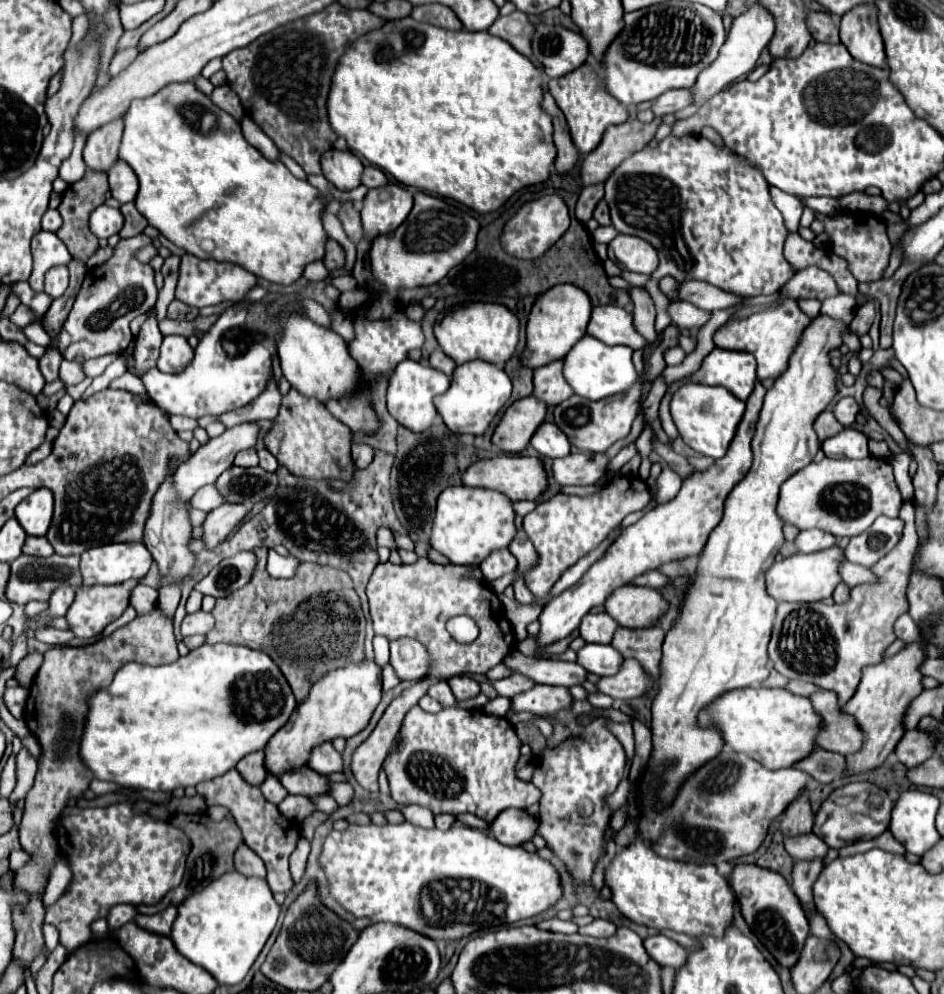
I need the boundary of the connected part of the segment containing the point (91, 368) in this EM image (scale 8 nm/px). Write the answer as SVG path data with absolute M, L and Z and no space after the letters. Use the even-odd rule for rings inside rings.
M107 354L107 356L101 356L101 358L95 358L95 360L87 360L85 362L85 372L87 376L95 378L99 374L103 374L103 370L113 362L113 358L117 358L119 354Z

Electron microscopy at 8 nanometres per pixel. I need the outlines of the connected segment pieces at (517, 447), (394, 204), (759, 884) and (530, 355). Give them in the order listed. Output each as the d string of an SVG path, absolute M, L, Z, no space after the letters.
M533 394L513 402L493 432L493 444L511 454L523 452L535 430L545 422L545 416L545 402Z
M387 184L383 188L373 188L363 200L361 220L365 234L375 238L379 234L393 232L411 212L413 194L399 184Z
M737 864L731 874L731 886L737 894L743 918L747 920L755 936L761 940L761 944L775 956L781 966L795 966L805 946L805 940L809 938L809 920L799 898L785 882L785 878L757 864Z
M557 284L537 298L527 322L527 348L521 362L529 368L541 368L549 362L563 360L565 354L585 336L587 322L591 318L591 300L585 290L573 284Z

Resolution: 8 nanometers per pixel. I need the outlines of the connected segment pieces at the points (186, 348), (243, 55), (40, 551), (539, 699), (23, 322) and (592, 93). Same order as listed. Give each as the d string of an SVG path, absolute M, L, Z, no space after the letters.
M165 336L157 368L161 372L181 372L193 360L193 348L183 336Z
M331 4L319 14L259 36L249 46L223 58L227 84L239 96L245 114L307 174L321 174L321 156L337 140L325 108L335 64L355 38L381 24L383 20L369 10L345 10L339 4Z
M27 536L25 546L23 546L23 554L31 554L31 556L51 556L55 550L49 544L47 538L37 538L37 536Z
M535 684L531 690L511 698L509 712L531 712L531 714L553 714L555 710L567 708L573 702L565 686L543 686Z
M19 304L19 308L9 316L9 320L11 320L13 324L17 324L19 328L25 328L27 324L31 324L31 322L35 320L35 316L33 316L33 312L31 312L27 306Z
M583 64L577 70L573 70L573 74L569 74L569 76L549 80L549 92L553 94L557 106L563 110L573 144L577 146L577 150L581 154L589 154L591 150L595 150L599 146L607 126L623 124L629 120L627 106L623 106L621 102L617 102L613 96L607 94L607 90L603 88L603 84L597 78L597 70L593 68L593 64Z

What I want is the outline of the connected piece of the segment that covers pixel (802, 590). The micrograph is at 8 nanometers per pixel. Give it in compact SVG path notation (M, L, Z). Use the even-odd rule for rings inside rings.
M837 546L819 550L813 554L793 554L789 558L783 558L781 562L775 562L765 572L767 582L767 594L777 602L819 602L833 594L835 586L841 582L839 576L839 564L843 560L843 550Z

